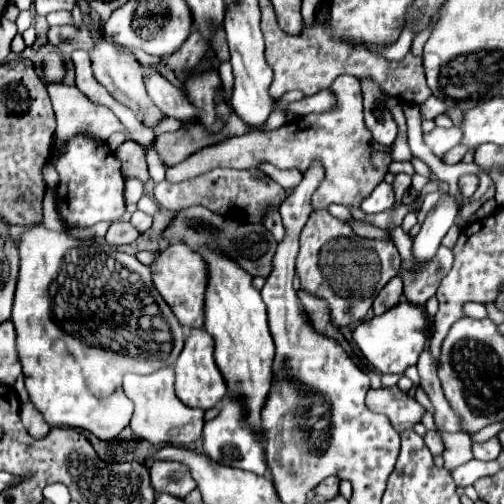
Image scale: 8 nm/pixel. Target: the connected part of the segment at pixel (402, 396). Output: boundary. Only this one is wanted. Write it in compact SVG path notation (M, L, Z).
M396 385L388 389L370 389L366 403L370 411L386 415L398 433L412 429L422 421L422 415L426 413L426 409L416 401L412 393L400 391Z

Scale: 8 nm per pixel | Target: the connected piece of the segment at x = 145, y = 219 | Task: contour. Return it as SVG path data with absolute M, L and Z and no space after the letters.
M136 211L134 215L132 215L132 221L130 221L136 229L138 229L138 233L142 235L142 233L146 233L148 229L150 229L150 225L152 225L152 217L150 215L146 215L146 213L142 213L142 211Z

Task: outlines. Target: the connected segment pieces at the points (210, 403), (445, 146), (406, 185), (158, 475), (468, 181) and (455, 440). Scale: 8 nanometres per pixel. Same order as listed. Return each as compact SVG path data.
M190 329L186 345L176 361L176 395L188 407L210 409L226 395L226 383L214 363L214 339L204 329Z
M436 127L434 131L424 133L424 139L426 139L426 145L434 151L434 155L440 157L442 153L446 153L454 145L458 145L458 141L460 141L460 129L458 127L452 127L452 129L440 129L440 127Z
M400 173L400 175L396 175L396 181L394 181L394 191L396 191L396 197L398 197L398 203L402 201L402 195L410 189L410 183L412 183L412 179L410 179L410 175L404 175L404 173Z
M156 461L150 467L150 477L156 493L168 493L178 499L196 489L196 481L192 479L190 469L178 461Z
M464 175L464 177L460 177L458 185L460 185L462 195L468 199L476 191L476 187L478 187L478 177L476 175Z
M442 433L446 451L444 451L444 467L446 469L456 469L458 465L466 463L472 459L472 449L470 449L470 437L466 433Z

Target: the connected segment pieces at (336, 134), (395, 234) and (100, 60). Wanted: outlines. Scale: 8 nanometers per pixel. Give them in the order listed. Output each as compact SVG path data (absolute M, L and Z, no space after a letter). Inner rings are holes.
M340 75L330 91L336 99L334 107L324 113L302 115L276 131L252 131L240 137L228 137L216 145L210 145L202 151L196 151L182 163L166 169L166 179L170 183L180 183L192 179L200 173L206 173L214 167L232 167L232 169L252 169L264 161L276 165L278 169L298 169L304 174L312 161L320 161L324 167L324 181L316 187L312 195L314 209L326 209L330 203L340 203L346 207L360 207L360 203L374 191L374 187L384 181L392 159L392 147L376 145L368 127L362 119L362 95L360 81L356 77Z
M396 227L390 231L394 245L398 247L402 255L402 269L400 277L404 281L404 295L410 303L426 303L438 289L440 281L452 267L452 251L444 245L440 245L440 255L436 255L430 263L416 265L412 255L412 239L408 233L402 231L402 227Z
M90 11L90 13L82 13L82 19L84 19L84 25L88 27L88 31L92 33L92 37L96 39L96 45L94 49L90 51L90 59L92 59L92 69L94 69L94 77L100 85L106 87L106 91L120 103L128 105L134 113L144 113L144 125L146 127L152 127L156 125L164 115L156 111L156 107L152 107L152 101L148 101L148 95L144 91L144 81L142 81L142 69L140 69L140 63L136 61L134 53L128 51L128 49L118 49L114 47L112 43L108 43L104 39L104 21L100 19L98 13Z

